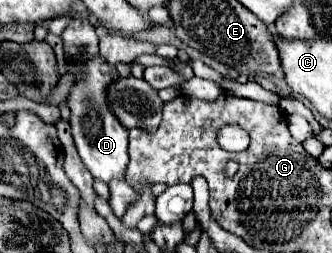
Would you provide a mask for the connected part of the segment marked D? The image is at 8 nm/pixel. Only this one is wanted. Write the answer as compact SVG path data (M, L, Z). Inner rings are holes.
M95 55L93 59L87 61L71 61L67 63L67 71L75 75L75 85L67 95L67 105L71 109L69 115L69 125L71 133L79 151L79 157L83 159L85 167L91 171L93 177L101 181L111 181L113 177L123 175L127 169L127 129L119 125L119 119L111 109L107 109L107 85L115 81L113 67L105 61L105 57Z

